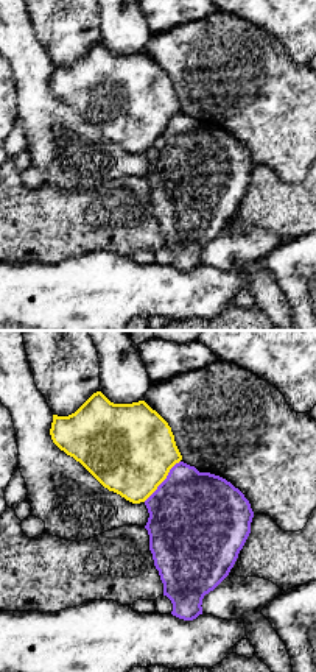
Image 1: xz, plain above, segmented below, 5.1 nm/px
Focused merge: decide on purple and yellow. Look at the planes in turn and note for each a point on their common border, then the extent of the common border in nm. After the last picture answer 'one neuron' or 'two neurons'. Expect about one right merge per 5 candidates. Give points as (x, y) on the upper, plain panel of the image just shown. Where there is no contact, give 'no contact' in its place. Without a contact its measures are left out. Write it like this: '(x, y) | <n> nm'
(164, 131) | 280 nm

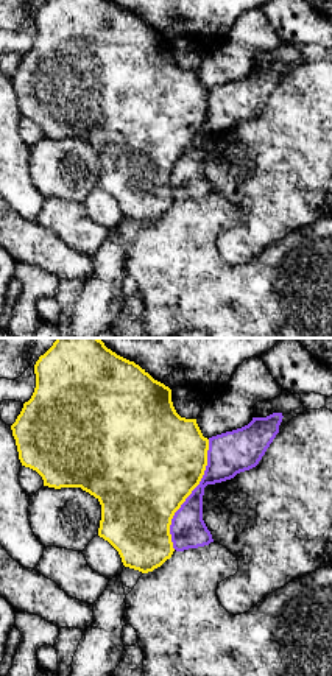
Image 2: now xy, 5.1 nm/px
(190, 145) | 600 nm

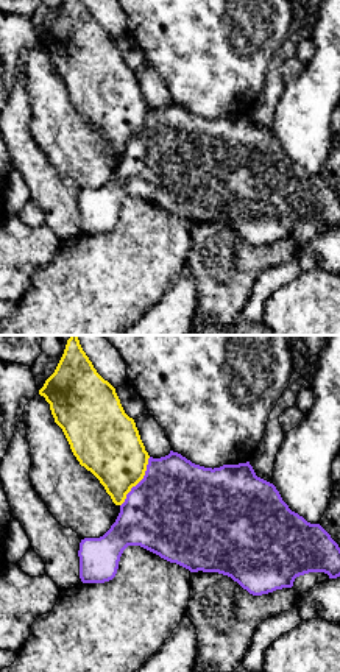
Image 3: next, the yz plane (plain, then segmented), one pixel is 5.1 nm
(139, 133) | 300 nm

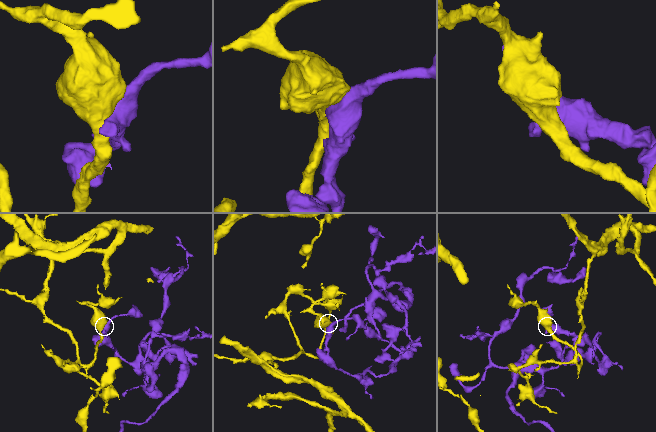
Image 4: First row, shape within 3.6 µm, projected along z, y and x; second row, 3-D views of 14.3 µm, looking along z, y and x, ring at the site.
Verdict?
two neurons

